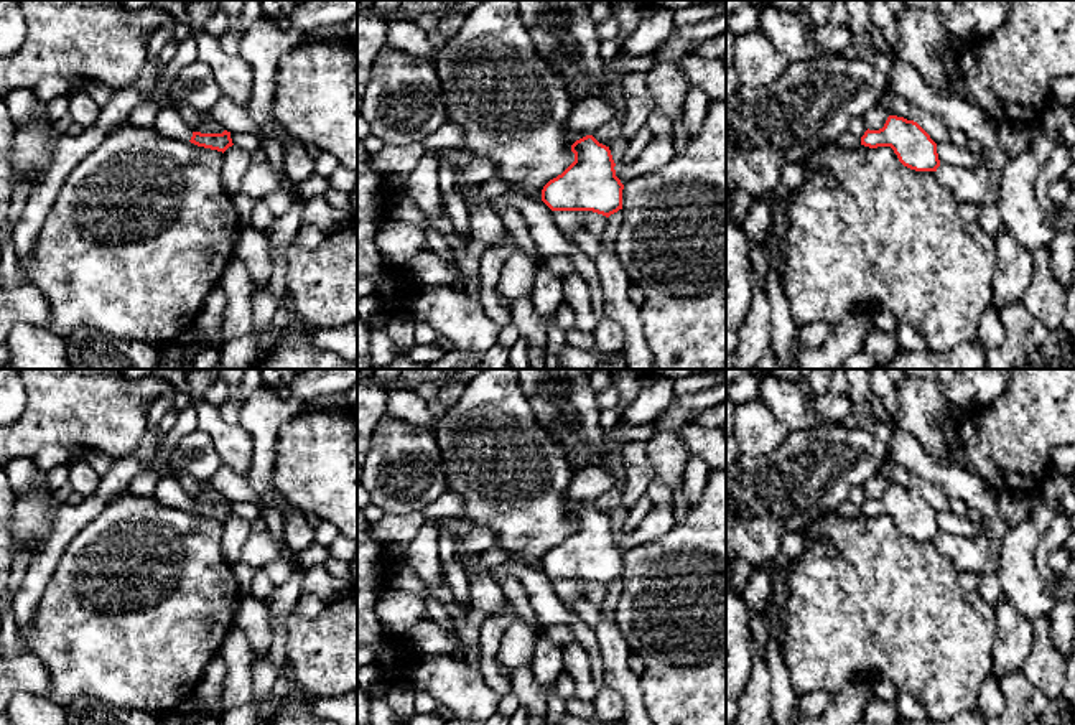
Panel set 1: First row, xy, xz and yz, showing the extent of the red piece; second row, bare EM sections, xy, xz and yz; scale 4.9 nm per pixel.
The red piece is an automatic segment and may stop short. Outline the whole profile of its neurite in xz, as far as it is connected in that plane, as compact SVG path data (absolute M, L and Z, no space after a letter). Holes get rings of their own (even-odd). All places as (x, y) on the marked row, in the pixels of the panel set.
M586 135L571 145L575 161L542 189L542 201L551 211L593 211L609 218L622 209L624 185L616 176L616 163L609 147L599 143L593 135Z

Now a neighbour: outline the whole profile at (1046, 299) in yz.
M1044 246L1032 252L1035 272L1022 297L1024 306L1047 328L1059 328L1065 315L1065 292L1057 282L1050 265L1050 247Z

